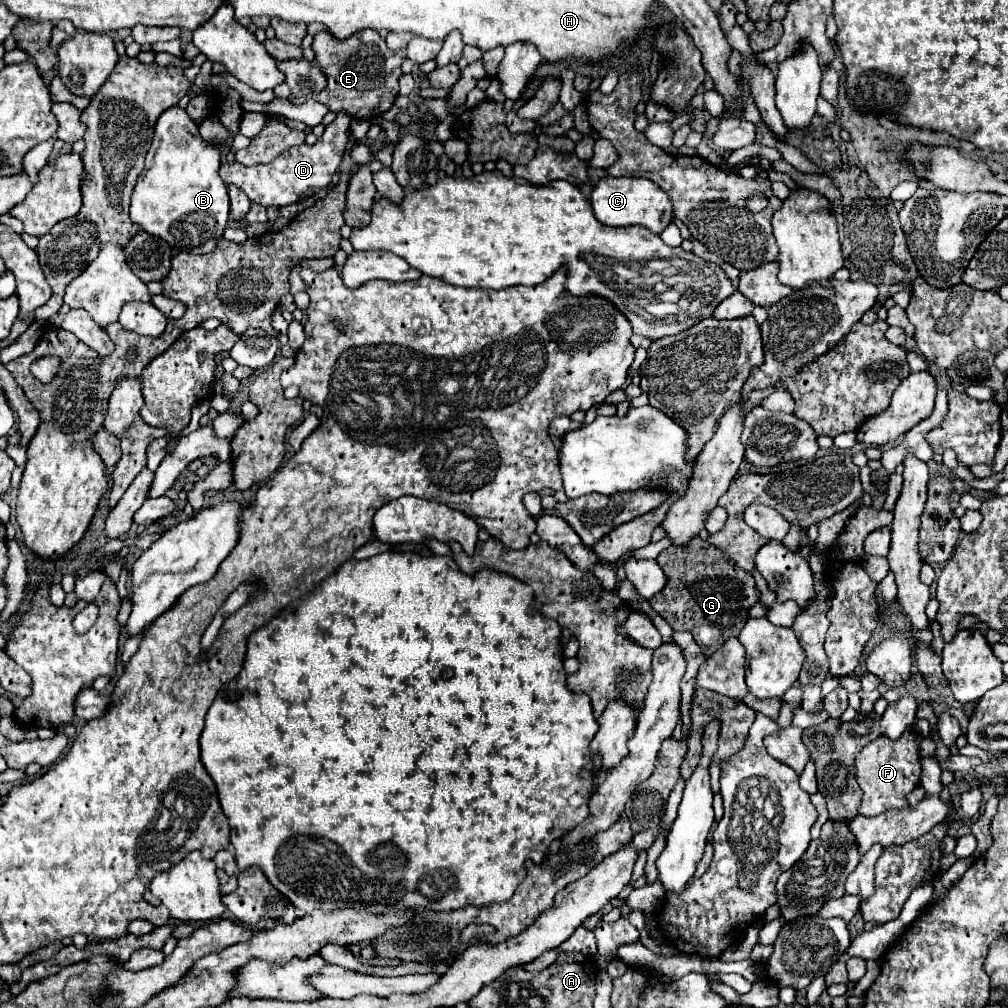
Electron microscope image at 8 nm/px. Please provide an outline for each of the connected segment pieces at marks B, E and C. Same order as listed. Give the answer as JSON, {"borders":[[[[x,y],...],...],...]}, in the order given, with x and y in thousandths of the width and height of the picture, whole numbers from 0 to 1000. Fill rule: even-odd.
{"borders":[[[[173,104],[165,108],[153,124],[153,140],[145,154],[145,166],[131,189],[131,221],[157,237],[163,237],[173,249],[212,249],[228,211],[226,189],[216,168],[218,148],[198,136],[194,122],[187,118],[181,106]]],[[[317,31],[312,35],[310,49],[313,53],[313,64],[325,76],[325,86],[315,92],[315,100],[321,102],[327,110],[341,110],[345,114],[349,114],[349,110],[359,110],[351,116],[369,120],[391,104],[391,98],[395,94],[395,78],[399,74],[397,64],[403,59],[403,49],[389,51],[383,47],[377,35],[363,35],[363,31],[347,35],[343,41],[331,39],[331,35],[327,35],[325,31]]],[[[599,176],[589,184],[587,207],[595,221],[605,225],[617,223],[637,223],[647,231],[657,231],[663,221],[667,221],[667,199],[651,182],[635,176]]]]}

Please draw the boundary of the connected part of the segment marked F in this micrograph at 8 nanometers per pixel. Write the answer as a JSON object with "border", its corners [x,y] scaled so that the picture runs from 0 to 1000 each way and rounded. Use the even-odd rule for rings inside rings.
{"border":[[[901,721],[891,733],[881,733],[873,729],[865,737],[861,737],[849,749],[849,769],[855,783],[855,799],[853,809],[873,809],[883,803],[901,803],[899,789],[913,779],[915,759],[913,759],[913,737],[907,721]]]}

